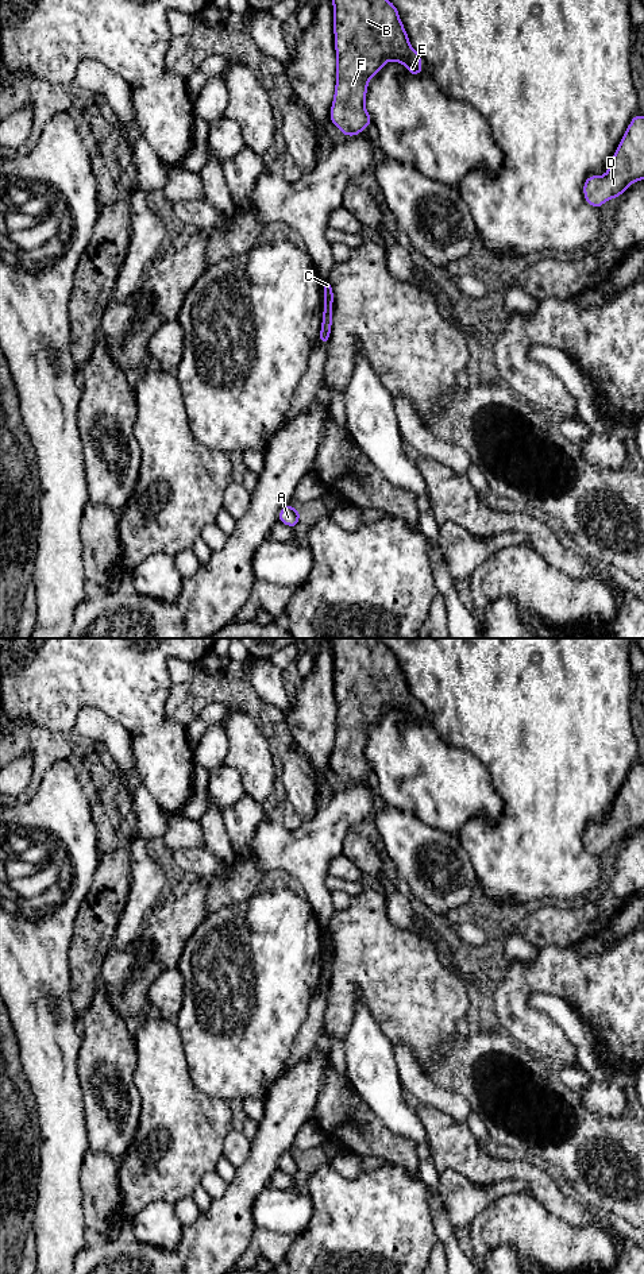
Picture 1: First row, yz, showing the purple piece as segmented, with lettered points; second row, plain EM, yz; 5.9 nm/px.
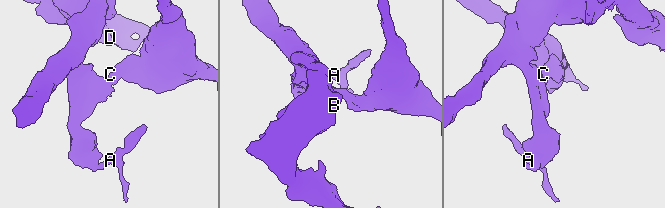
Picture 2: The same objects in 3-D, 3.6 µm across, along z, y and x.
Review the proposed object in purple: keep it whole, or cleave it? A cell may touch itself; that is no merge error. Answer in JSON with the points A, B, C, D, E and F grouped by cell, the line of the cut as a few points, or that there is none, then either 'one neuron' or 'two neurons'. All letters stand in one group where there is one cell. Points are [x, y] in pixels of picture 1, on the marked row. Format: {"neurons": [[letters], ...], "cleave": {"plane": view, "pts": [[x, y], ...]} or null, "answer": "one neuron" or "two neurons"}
{"neurons": [["A", "B", "D", "E", "F"], ["C"]], "cleave": {"plane": "yz", "pts": [[324, 297], [331, 309]]}, "answer": "two neurons"}

